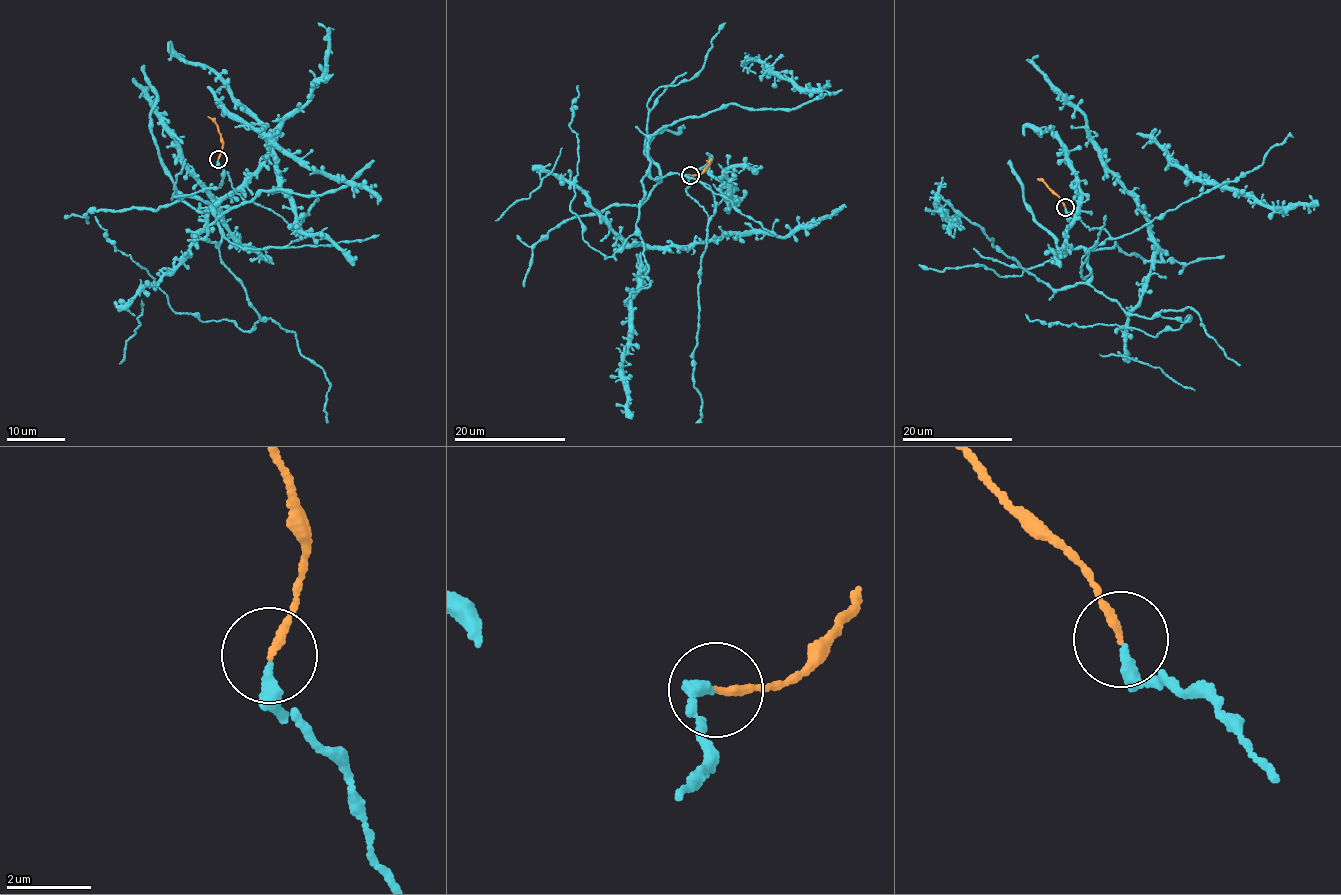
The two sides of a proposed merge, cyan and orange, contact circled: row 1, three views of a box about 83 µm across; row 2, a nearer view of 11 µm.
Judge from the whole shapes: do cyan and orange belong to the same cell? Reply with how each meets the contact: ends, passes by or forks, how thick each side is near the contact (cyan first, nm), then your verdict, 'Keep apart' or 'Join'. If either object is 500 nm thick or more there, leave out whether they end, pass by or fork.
At the ring cyan ends. At the ring orange ends. Thickness 280 nm (cyan) against 190 nm. Join

